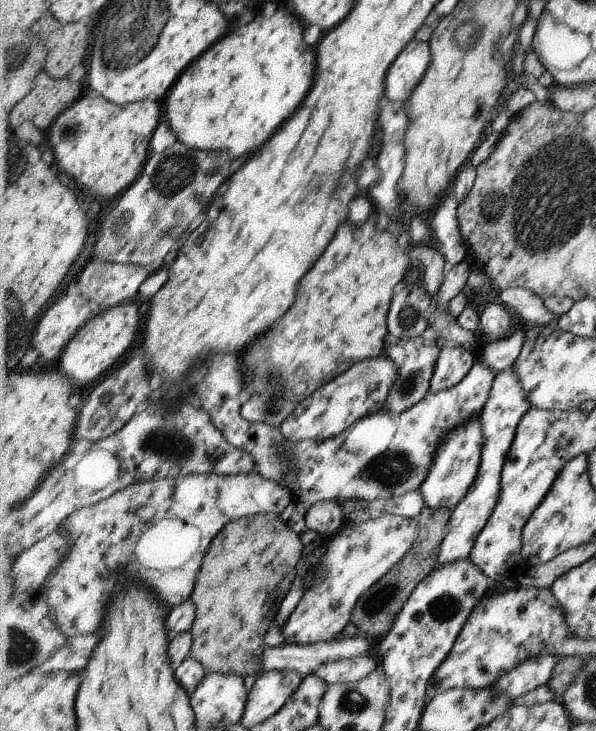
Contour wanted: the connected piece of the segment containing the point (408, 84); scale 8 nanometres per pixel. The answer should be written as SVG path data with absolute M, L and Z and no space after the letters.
M412 40L412 46L400 54L400 62L392 66L392 74L388 74L388 98L396 102L408 100L416 84L422 80L426 68L430 64L430 48L428 42Z

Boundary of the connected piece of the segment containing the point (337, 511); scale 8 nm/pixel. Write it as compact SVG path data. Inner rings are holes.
M335 500L315 502L307 509L306 529L322 537L336 533L345 520L342 503Z

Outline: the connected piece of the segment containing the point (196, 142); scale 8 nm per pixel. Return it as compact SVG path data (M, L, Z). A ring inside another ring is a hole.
M286 8L270 18L258 16L244 28L228 34L190 65L166 96L167 117L178 138L189 147L207 151L230 150L238 158L260 148L304 102L314 80L316 56L304 44L302 24Z

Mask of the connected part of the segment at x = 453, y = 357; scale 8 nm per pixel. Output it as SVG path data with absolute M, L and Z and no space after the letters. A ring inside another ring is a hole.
M445 344L443 353L439 354L434 376L431 378L432 393L451 389L462 382L474 366L474 356L459 346Z

